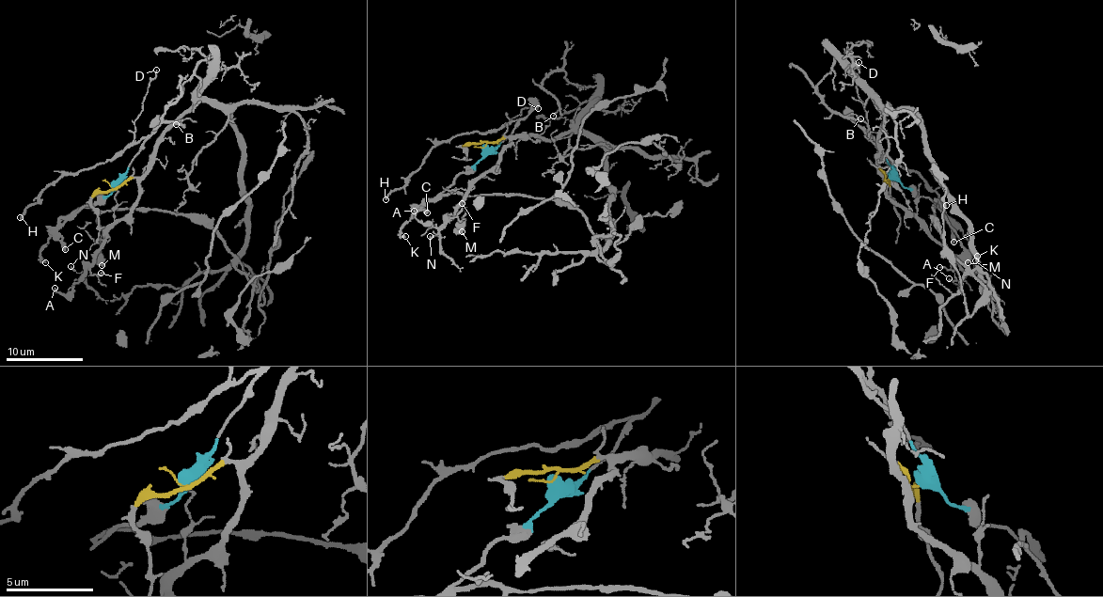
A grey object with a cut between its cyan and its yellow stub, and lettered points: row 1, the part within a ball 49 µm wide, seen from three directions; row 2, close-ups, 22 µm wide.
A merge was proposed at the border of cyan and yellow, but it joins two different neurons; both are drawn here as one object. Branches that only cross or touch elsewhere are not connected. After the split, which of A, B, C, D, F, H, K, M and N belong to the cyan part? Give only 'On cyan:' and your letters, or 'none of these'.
On cyan: C, D, H, K, M

